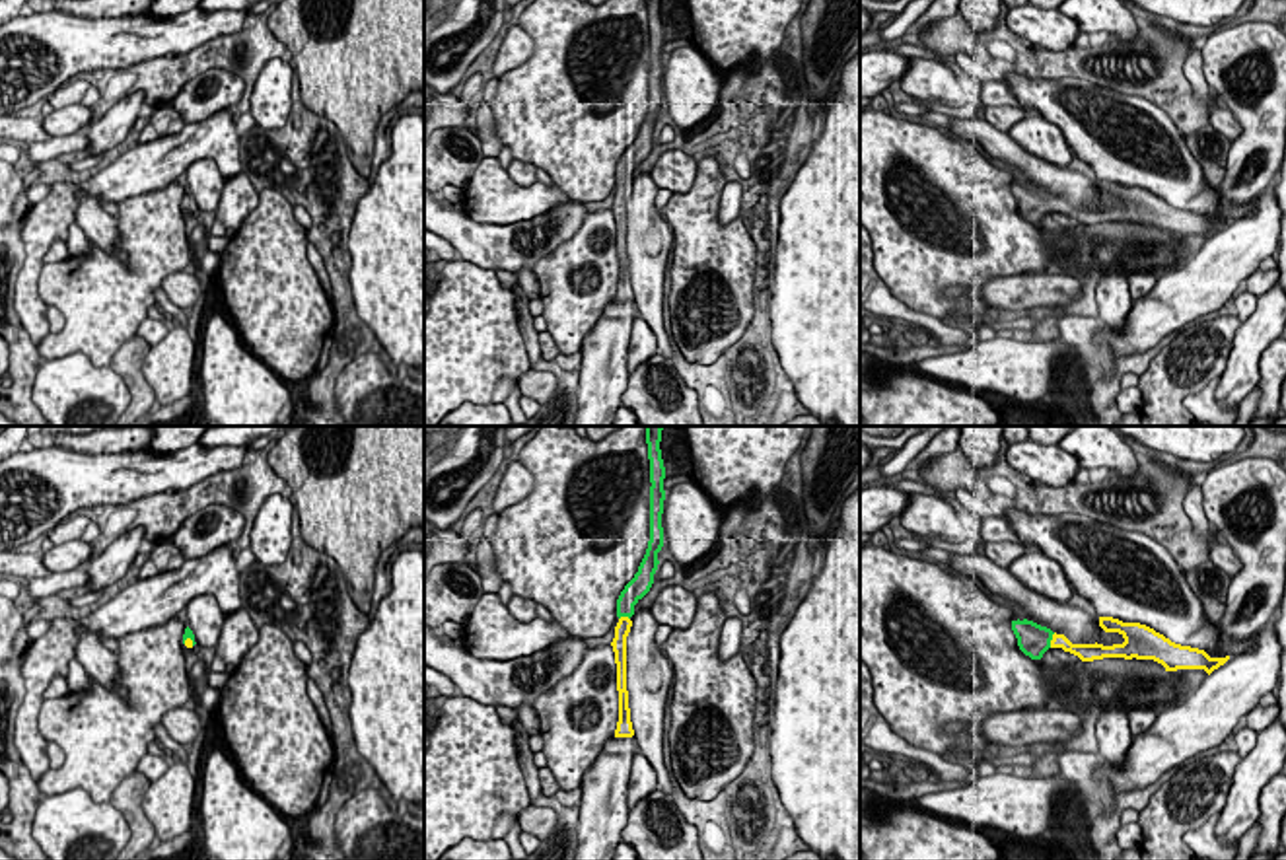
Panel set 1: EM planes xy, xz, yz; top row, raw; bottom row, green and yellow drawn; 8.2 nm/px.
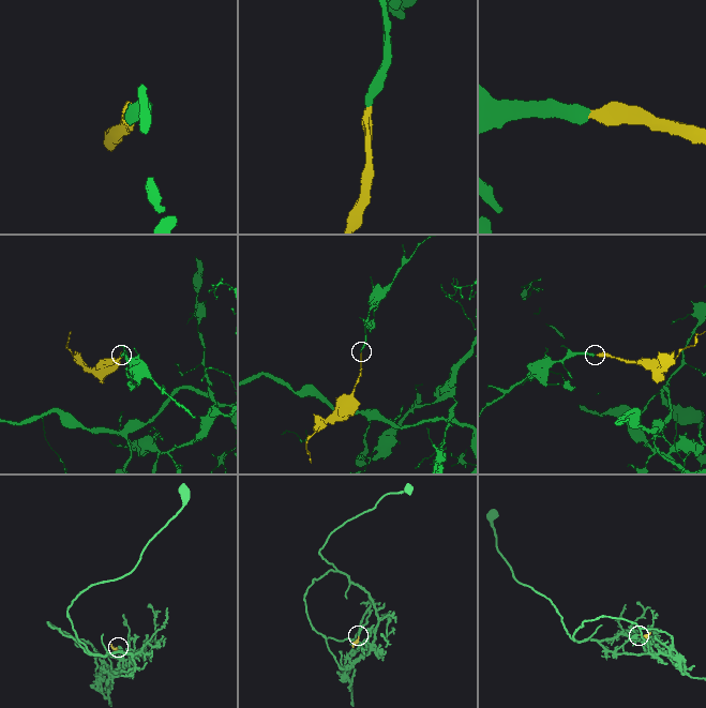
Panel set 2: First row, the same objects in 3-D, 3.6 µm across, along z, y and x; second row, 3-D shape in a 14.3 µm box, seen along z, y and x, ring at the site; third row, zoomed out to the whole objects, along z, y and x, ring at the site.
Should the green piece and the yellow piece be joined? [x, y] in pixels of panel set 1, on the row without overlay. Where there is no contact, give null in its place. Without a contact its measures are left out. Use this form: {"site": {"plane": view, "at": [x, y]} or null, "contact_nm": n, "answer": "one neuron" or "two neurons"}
{"site": {"plane": "yz", "at": [1051, 203]}, "contact_nm": 140, "answer": "one neuron"}

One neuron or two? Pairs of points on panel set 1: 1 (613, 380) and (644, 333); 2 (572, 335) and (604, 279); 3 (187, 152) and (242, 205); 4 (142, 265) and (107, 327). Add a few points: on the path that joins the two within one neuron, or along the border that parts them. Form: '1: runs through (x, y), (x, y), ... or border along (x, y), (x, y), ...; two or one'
1: border along (639, 316), (631, 327), (627, 374); two
2: runs through (572, 322), (572, 310), (590, 292); one
3: border along (242, 172), (224, 179); two
4: runs through (135, 281), (107, 312); one

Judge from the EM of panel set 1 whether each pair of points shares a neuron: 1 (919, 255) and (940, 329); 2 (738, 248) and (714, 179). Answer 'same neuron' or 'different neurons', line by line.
1: different neurons
2: same neuron

